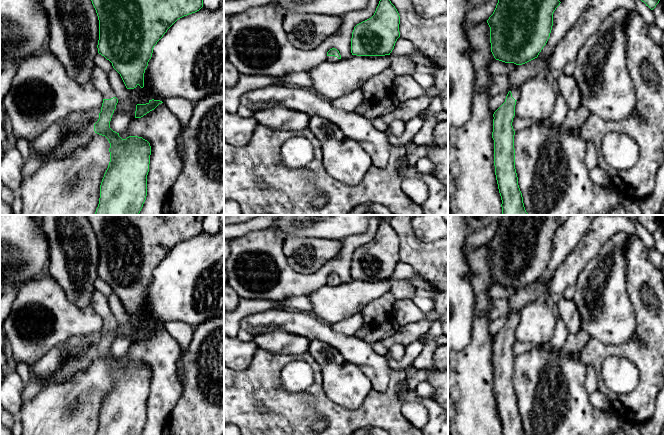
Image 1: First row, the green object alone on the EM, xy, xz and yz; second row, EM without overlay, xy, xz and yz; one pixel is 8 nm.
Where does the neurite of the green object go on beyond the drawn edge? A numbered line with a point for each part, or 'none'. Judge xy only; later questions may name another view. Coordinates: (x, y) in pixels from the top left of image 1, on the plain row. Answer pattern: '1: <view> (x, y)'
1: xy (100, 303)

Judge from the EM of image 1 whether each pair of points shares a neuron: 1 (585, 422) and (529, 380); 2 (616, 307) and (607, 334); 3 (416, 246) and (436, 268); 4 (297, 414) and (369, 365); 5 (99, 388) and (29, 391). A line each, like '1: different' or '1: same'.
1: same
2: same
3: same
4: different
5: different

